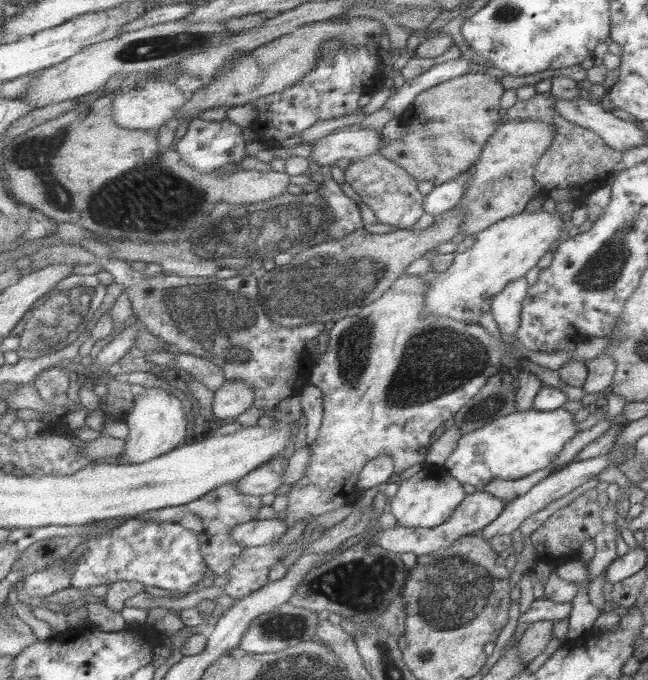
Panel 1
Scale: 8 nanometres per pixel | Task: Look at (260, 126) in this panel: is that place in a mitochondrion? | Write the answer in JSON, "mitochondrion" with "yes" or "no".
{"mitochondrion":"no"}

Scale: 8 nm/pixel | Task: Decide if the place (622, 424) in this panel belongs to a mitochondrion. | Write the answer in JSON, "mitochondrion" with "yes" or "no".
{"mitochondrion":"no"}

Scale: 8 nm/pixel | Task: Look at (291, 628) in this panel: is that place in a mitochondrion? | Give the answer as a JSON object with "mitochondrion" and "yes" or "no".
{"mitochondrion":"yes"}

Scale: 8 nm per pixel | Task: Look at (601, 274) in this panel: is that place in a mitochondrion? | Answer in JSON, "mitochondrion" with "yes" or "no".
{"mitochondrion":"yes"}

